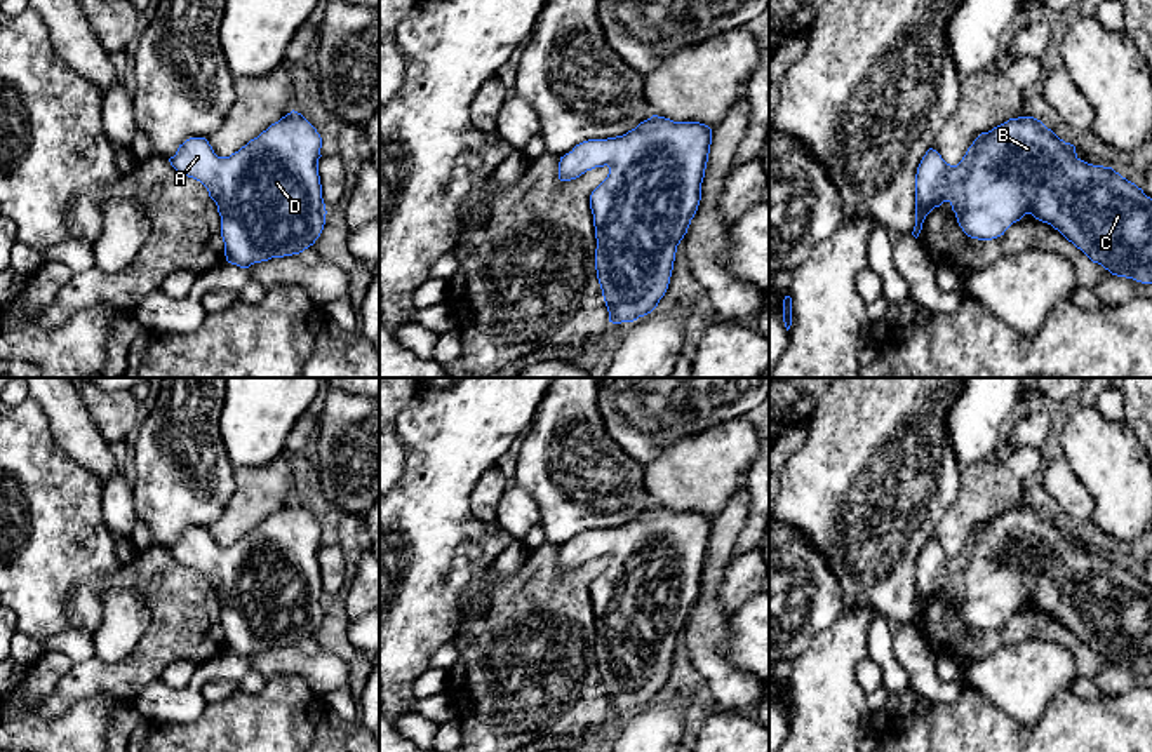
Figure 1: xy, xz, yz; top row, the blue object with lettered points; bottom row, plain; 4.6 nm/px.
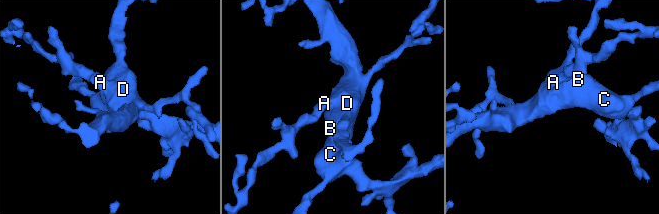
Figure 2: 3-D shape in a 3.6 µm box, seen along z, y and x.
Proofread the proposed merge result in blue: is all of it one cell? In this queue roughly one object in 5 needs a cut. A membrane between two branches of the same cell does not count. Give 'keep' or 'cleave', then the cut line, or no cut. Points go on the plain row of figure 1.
keep | no cut

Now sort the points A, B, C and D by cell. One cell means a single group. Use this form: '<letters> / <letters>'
A B C D

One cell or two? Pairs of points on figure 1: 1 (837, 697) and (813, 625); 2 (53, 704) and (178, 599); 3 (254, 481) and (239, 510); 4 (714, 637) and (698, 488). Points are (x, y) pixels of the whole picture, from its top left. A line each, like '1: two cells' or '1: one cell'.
1: two cells
2: one cell
3: one cell
4: two cells

